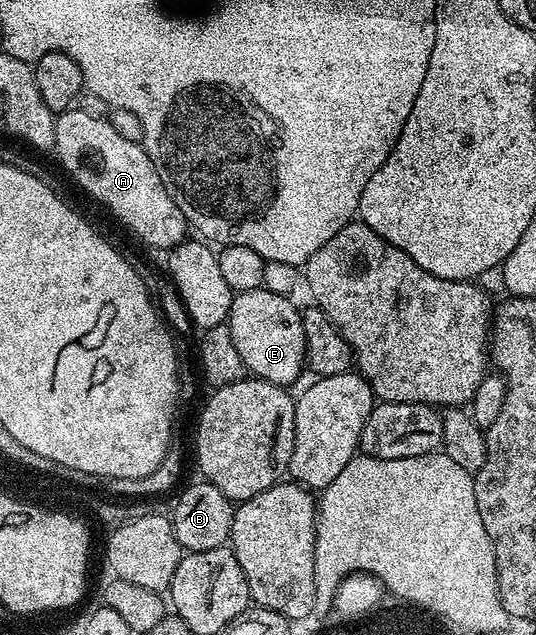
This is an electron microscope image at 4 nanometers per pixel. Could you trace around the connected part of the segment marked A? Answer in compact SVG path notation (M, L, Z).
M72 107L56 116L54 156L59 156L63 169L92 197L100 201L121 224L132 229L141 240L155 249L169 251L188 236L189 226L177 203L169 195L165 183L161 183L161 175L157 175L157 167L149 159L138 140L130 141L115 125L110 125L103 117L95 113L86 113L80 107Z

